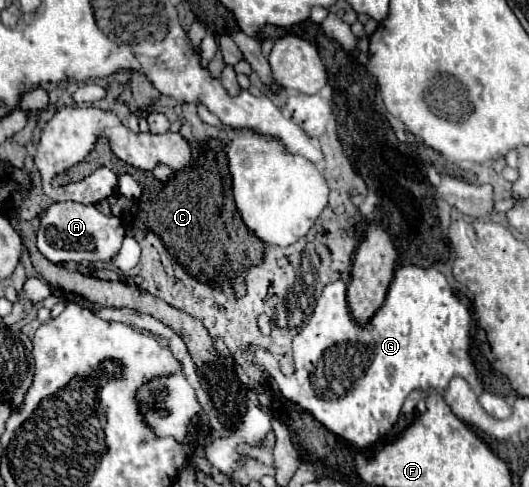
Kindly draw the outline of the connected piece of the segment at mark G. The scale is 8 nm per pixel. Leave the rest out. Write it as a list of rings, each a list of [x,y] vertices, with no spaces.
[[[396,266],[394,280],[390,282],[384,304],[376,310],[376,314],[368,320],[368,324],[358,324],[346,302],[346,282],[338,280],[328,284],[322,290],[322,296],[316,302],[312,318],[302,326],[296,334],[294,362],[296,372],[292,378],[286,378],[282,372],[274,370],[274,360],[268,350],[258,346],[246,346],[242,356],[248,364],[260,368],[268,378],[278,386],[286,400],[294,402],[300,410],[314,416],[322,426],[340,438],[352,442],[358,448],[366,448],[376,444],[386,432],[396,424],[400,408],[406,396],[414,390],[446,390],[448,382],[454,376],[462,376],[472,390],[480,396],[482,382],[478,380],[478,372],[470,360],[470,312],[468,308],[454,296],[448,280],[435,268],[420,266]]]

